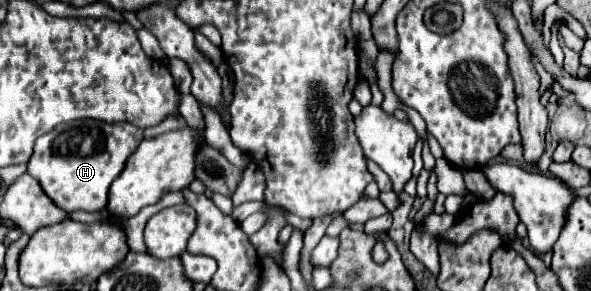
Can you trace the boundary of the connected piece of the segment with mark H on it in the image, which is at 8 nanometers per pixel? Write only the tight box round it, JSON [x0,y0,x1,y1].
[29,120,143,212]

